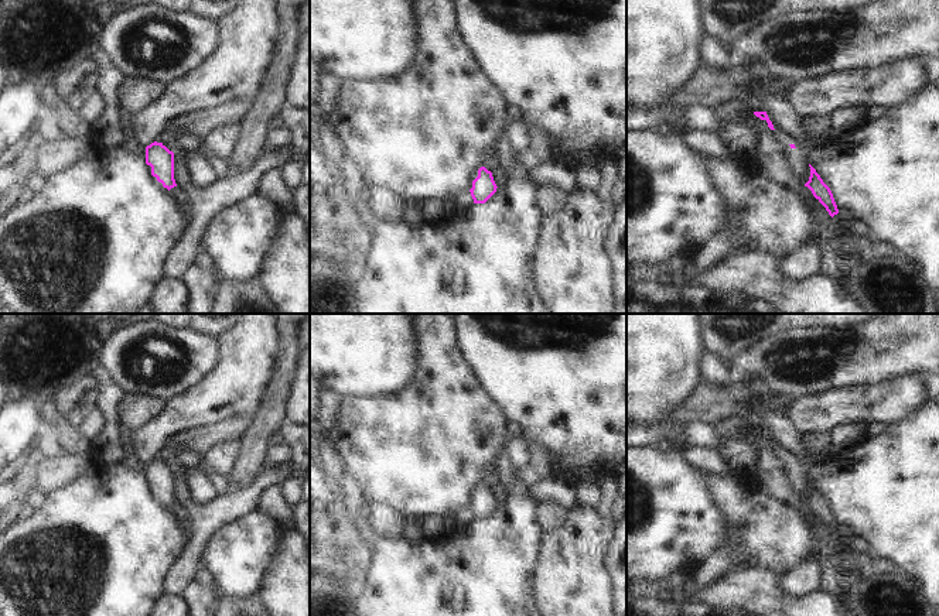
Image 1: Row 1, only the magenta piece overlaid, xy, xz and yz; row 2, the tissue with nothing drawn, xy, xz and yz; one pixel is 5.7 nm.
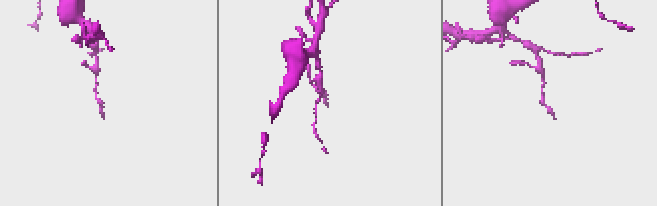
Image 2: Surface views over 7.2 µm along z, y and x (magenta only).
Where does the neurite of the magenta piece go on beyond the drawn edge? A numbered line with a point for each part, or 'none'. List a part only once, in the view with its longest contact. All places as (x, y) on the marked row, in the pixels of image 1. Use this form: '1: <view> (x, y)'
none

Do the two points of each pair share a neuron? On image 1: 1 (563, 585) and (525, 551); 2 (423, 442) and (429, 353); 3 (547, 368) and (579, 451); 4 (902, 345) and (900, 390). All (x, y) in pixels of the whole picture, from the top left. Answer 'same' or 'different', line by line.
1: different
2: same
3: same
4: different

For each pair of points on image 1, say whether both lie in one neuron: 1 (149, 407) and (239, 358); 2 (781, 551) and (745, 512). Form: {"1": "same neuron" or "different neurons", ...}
{"1": "different neurons", "2": "same neuron"}

